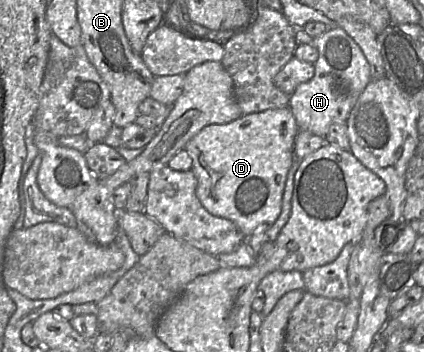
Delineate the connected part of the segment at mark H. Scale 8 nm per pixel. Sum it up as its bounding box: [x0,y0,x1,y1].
[289,26,372,138]

